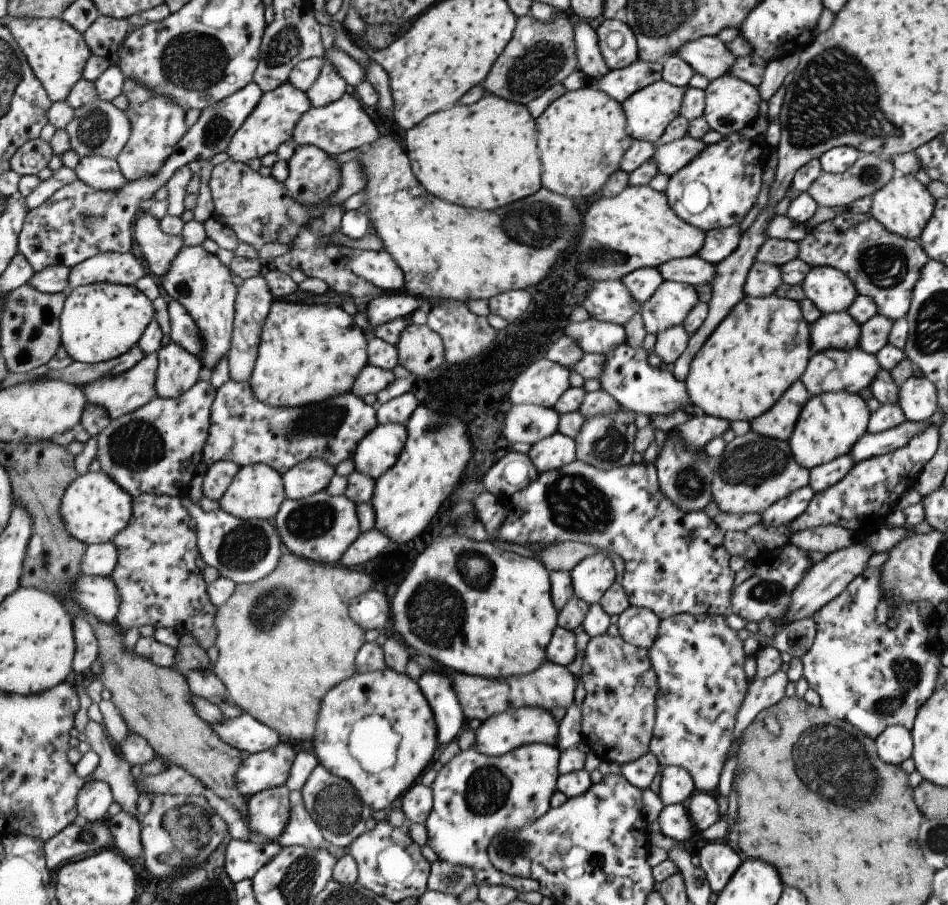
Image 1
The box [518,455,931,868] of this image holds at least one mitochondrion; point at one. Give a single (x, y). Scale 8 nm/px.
(830, 762)

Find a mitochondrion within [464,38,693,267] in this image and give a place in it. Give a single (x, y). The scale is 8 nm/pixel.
(534, 224)

